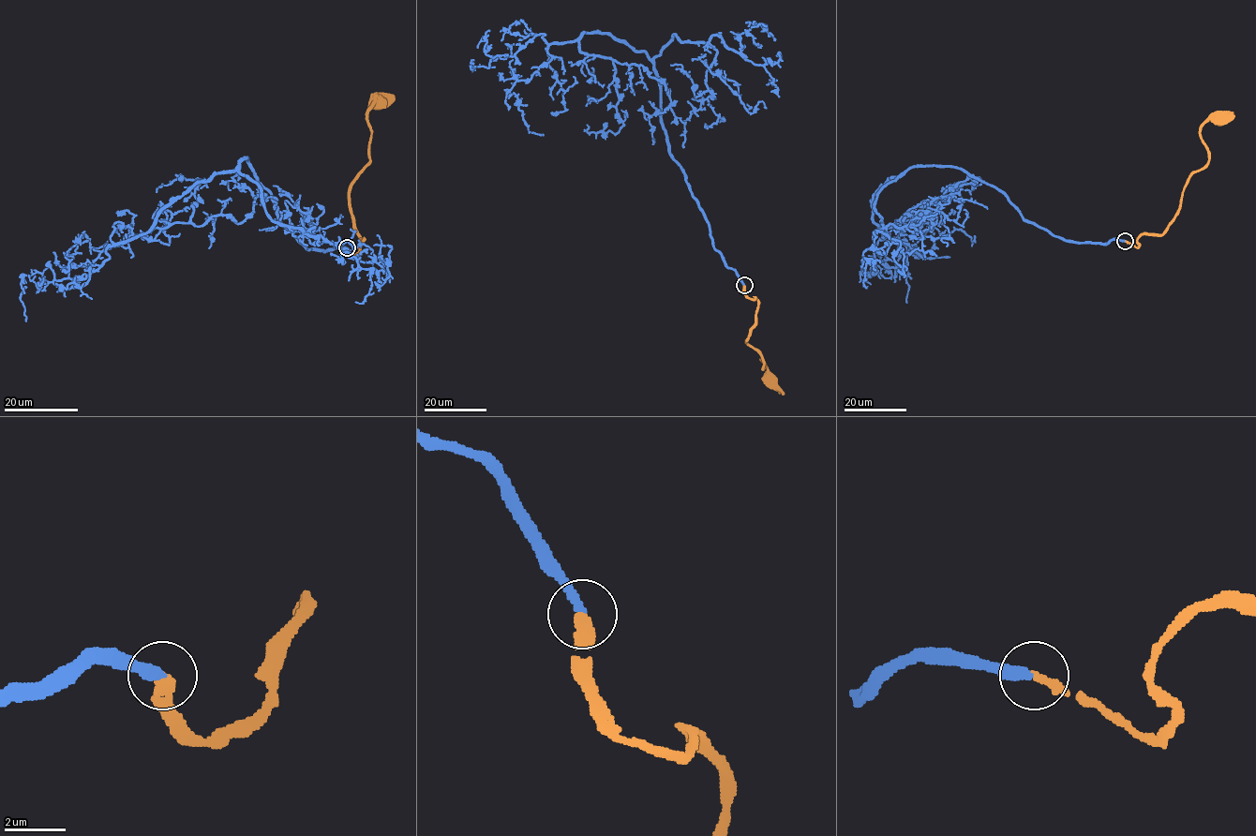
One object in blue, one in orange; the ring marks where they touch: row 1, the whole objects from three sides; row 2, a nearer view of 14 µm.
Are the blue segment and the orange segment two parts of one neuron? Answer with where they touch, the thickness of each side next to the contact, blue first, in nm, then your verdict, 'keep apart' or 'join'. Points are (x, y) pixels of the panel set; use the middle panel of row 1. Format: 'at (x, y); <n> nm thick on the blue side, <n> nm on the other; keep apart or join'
at (744, 285); 320 nm thick on the blue side, 300 nm on the other; join

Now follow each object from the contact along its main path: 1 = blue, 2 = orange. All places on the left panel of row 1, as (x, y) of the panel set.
1: (346, 247), (305, 246), (246, 157), (177, 196), (150, 231), (243, 222), (260, 194), (237, 181)
2: (346, 247), (354, 255), (363, 240), (354, 230), (349, 191), (369, 162), (367, 112), (372, 101), (379, 100)

